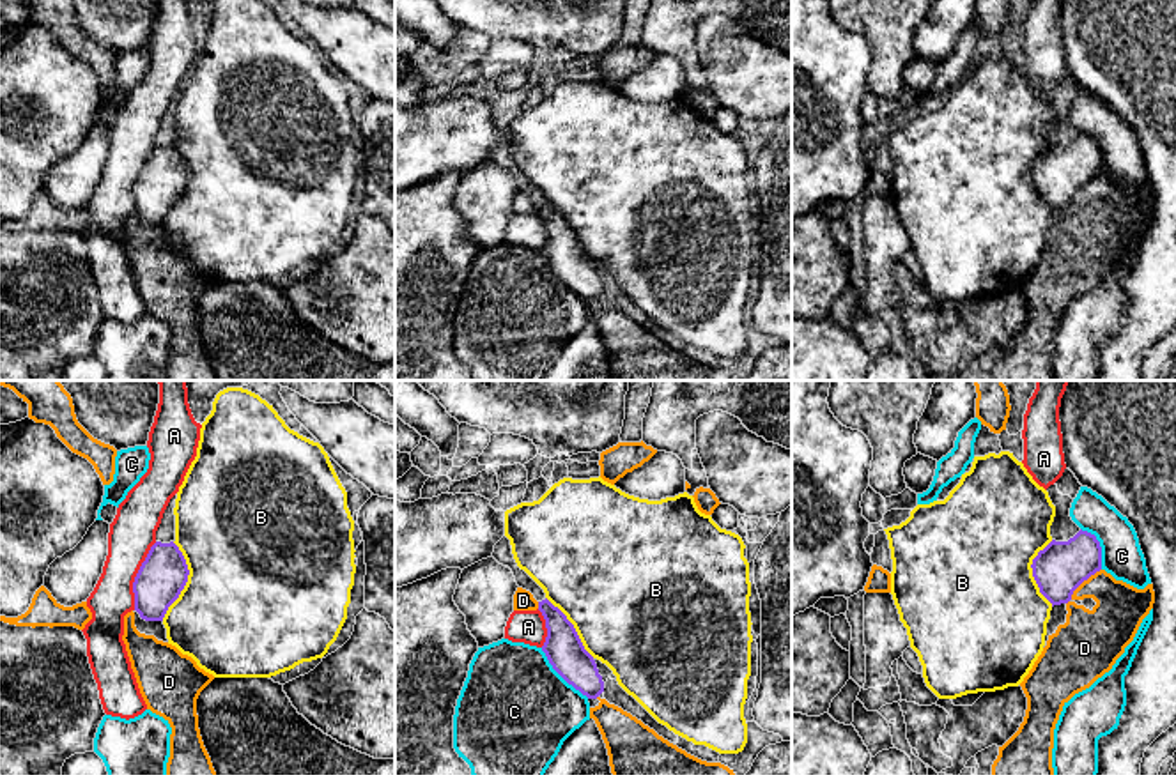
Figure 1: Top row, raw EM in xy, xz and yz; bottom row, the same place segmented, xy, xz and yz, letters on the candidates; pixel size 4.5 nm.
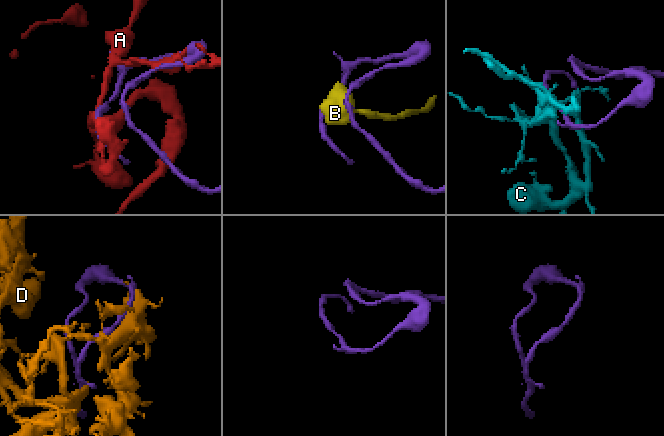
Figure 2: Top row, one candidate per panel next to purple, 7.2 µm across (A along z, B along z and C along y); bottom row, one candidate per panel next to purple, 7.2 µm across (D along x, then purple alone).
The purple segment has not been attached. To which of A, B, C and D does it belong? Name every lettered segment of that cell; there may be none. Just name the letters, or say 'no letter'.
C

